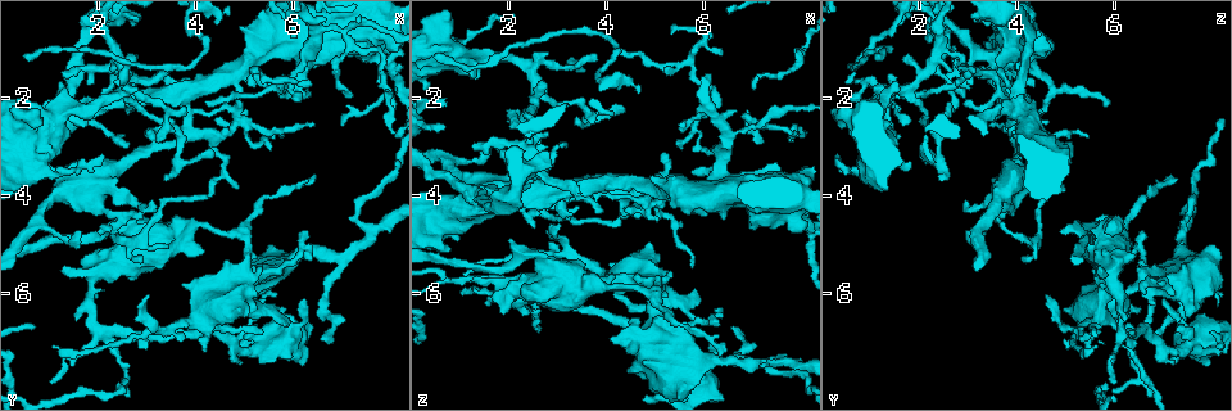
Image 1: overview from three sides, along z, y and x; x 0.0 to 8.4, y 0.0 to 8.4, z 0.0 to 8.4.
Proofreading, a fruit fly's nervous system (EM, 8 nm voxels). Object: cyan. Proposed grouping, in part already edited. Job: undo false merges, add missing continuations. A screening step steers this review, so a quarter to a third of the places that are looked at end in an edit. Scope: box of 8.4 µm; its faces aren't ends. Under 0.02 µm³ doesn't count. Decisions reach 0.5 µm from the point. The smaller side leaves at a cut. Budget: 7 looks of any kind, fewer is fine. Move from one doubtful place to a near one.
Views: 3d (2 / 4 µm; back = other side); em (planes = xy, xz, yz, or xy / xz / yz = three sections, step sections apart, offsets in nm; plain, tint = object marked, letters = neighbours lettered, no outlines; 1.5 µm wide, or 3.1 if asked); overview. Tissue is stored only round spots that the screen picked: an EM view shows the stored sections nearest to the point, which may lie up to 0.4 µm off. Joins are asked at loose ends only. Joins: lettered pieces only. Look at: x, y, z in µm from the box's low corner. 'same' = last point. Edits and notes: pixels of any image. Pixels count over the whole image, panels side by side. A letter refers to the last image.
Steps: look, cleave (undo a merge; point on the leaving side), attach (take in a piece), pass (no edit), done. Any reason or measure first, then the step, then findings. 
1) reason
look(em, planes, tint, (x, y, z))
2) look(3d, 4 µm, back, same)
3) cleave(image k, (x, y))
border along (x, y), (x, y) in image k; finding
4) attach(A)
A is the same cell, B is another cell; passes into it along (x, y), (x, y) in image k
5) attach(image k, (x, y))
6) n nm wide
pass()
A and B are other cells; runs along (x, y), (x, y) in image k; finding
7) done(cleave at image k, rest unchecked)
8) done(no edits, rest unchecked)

tapers out
look(em, planes, letters, (1.65, 4.75, 2.95))

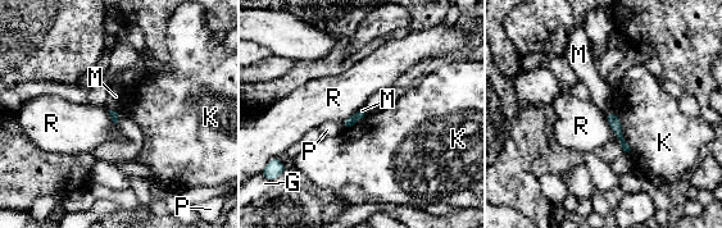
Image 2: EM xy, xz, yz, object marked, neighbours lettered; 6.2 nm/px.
pass()
G, K, M, P and R are other cells; border along (611, 109), (605, 113) in image 2; no lettered piece goes on from it

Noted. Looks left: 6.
sudden change in width
look(em, planes, letters, (7.85, 1.25, 4.35))

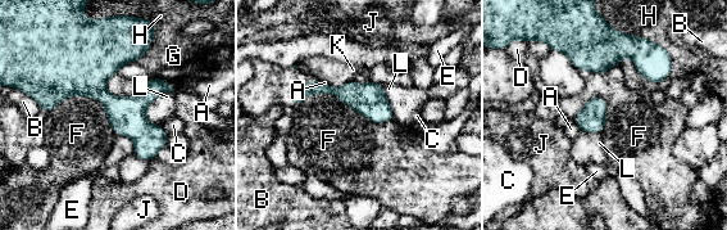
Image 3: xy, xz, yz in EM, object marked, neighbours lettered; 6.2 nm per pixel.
pass()
A, B, C, D, E, F, G, H, J, K and L are other cells; runs along (294, 102), (330, 89), (390, 117) in image 3; one neuron here

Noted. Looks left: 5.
look(em, yz, step 8, tint, (7.25, 4.40, 7.45))

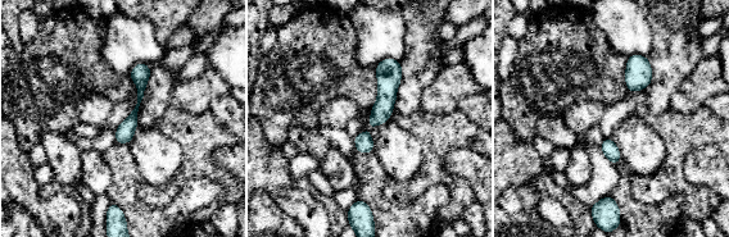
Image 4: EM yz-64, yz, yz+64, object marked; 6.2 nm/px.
look(em, xz, step 8, letters, same)

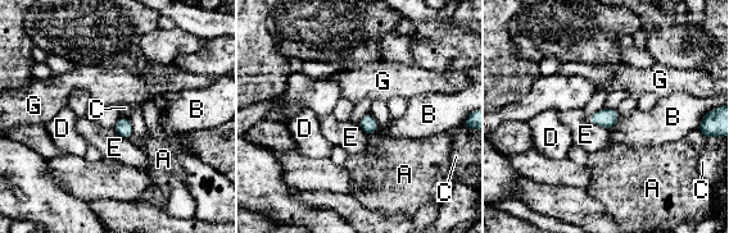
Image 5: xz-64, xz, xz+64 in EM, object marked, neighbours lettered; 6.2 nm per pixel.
100 nm wide
pass()
A, B, C, D, E and G are other cells; border along (587, 118), (607, 129) in image 5; continuous, no second neuron

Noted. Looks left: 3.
done(no edits, rest unchecked)

